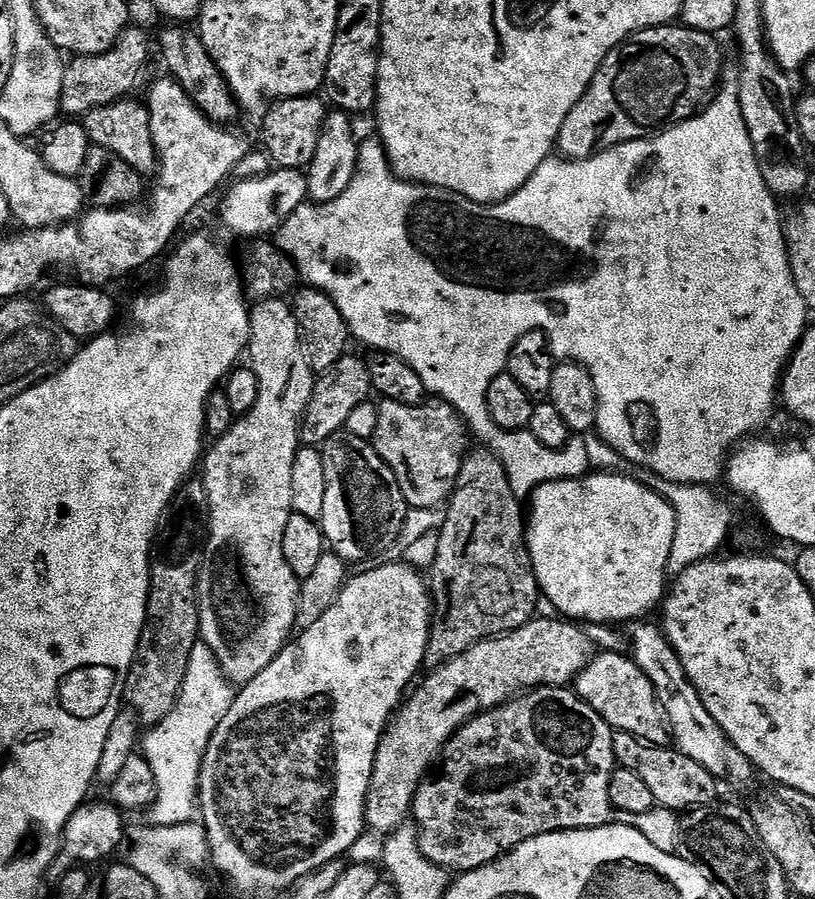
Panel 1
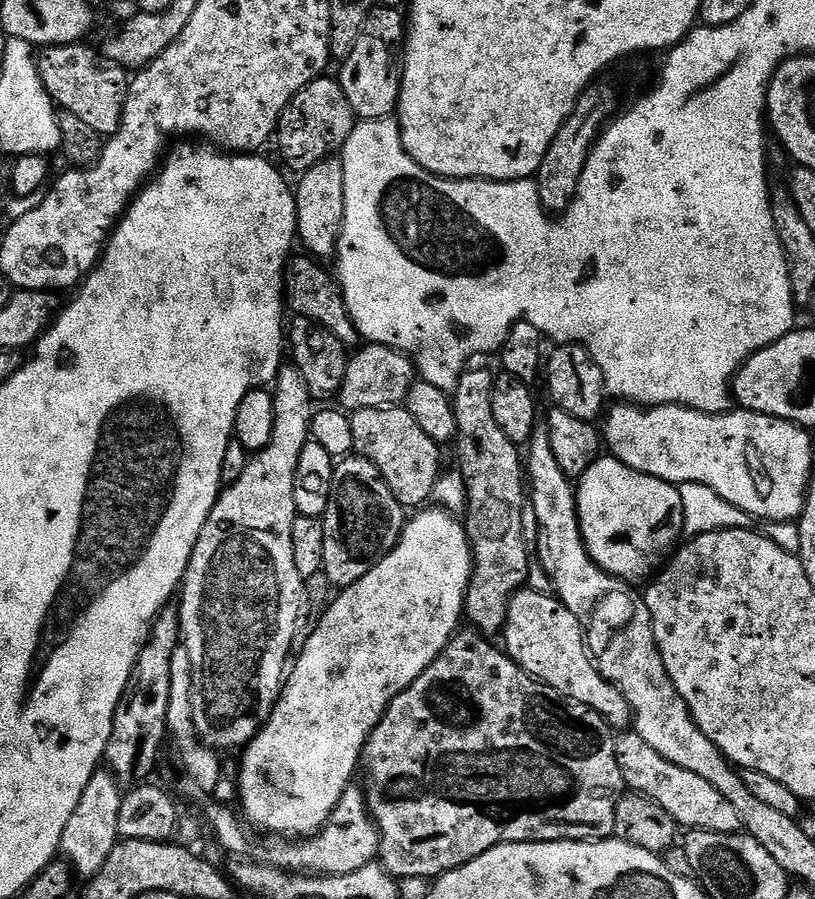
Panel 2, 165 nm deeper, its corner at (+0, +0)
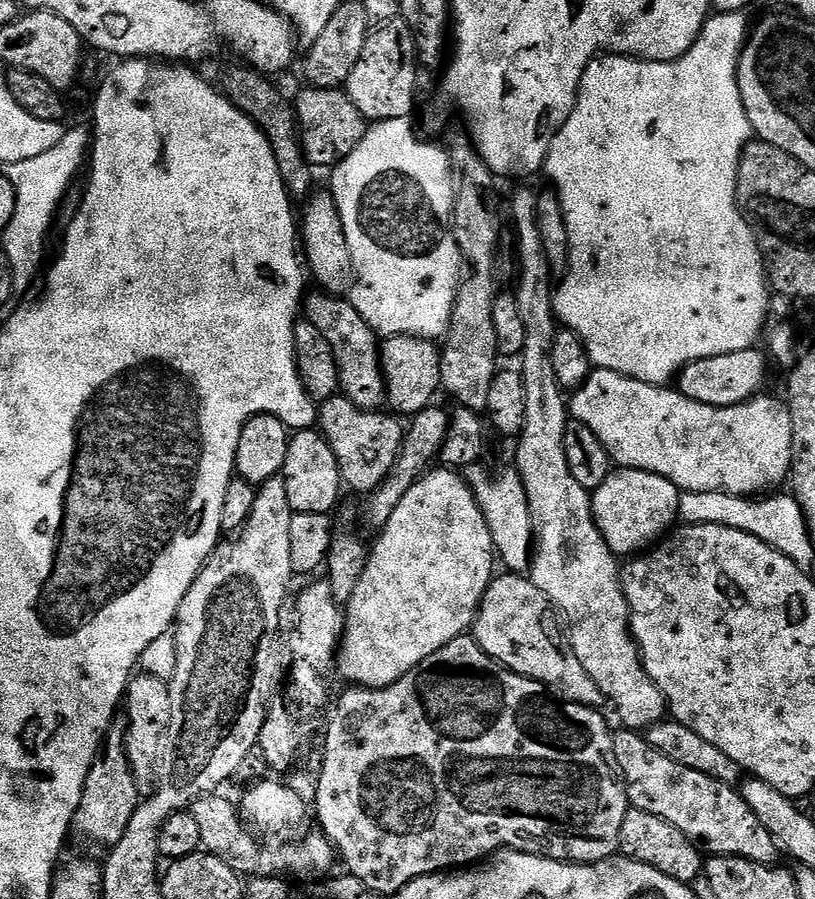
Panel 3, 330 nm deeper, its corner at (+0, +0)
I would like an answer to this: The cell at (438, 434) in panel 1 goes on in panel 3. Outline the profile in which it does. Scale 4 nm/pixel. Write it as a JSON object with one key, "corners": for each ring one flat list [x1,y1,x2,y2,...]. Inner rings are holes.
{"corners":[[343,394,332,396,319,405,318,431,330,450,334,450,334,458,340,467,340,479,347,487,349,484,356,492,371,494,390,475,400,451,404,449,406,428,399,422,395,415,387,411,367,412,354,406]]}

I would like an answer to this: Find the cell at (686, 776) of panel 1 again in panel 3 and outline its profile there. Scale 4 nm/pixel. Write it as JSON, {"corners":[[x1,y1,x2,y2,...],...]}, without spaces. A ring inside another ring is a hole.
{"corners":[[620,730,612,737,614,742,614,758,618,758,620,775,624,781,624,789,628,791,628,802,631,807,646,810,646,814,658,814,670,826,678,826,686,838,703,850,708,856,737,856,750,858,750,862,772,864,775,861,778,845,770,830,758,822,754,810,746,806,743,795,733,785,723,784,706,774,698,774,698,770,686,770,686,766,678,766,678,762,670,762,666,754,658,754,648,745,647,739,636,730]]}

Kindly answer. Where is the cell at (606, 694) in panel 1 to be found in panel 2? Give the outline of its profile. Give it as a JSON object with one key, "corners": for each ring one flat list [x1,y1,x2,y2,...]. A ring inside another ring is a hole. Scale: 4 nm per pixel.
{"corners":[[525,586,512,595,508,604,508,616,504,619,503,647,523,672,529,672,535,680,558,690,582,706,590,706,614,730,633,727,630,702,607,680,596,667,587,647,584,628,570,614,570,610,555,595,535,592]]}

